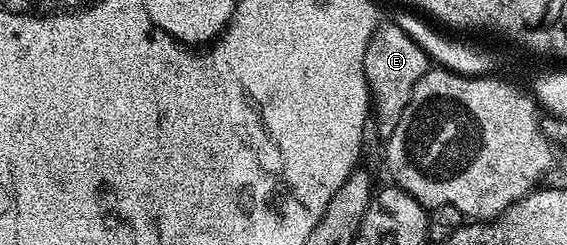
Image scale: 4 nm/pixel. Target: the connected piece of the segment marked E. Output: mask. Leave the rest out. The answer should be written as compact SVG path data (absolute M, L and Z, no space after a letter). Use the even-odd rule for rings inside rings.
M379 24L364 55L364 75L372 98L372 125L379 129L383 138L389 139L392 131L396 131L396 123L400 123L400 115L404 115L408 99L412 99L412 87L420 83L427 68L426 53L398 25Z

